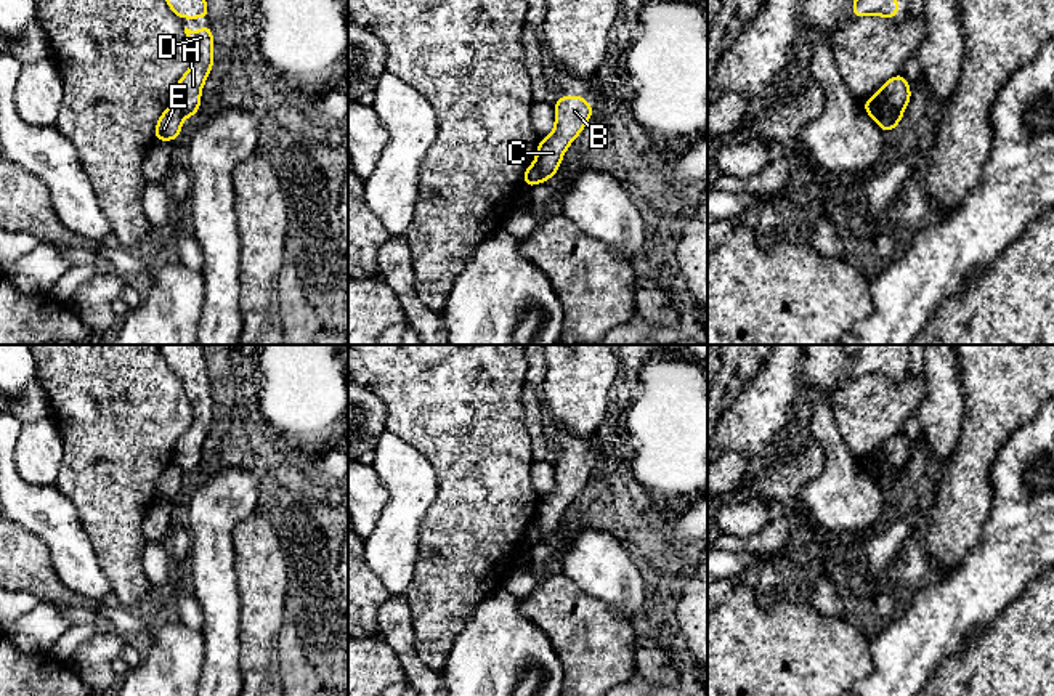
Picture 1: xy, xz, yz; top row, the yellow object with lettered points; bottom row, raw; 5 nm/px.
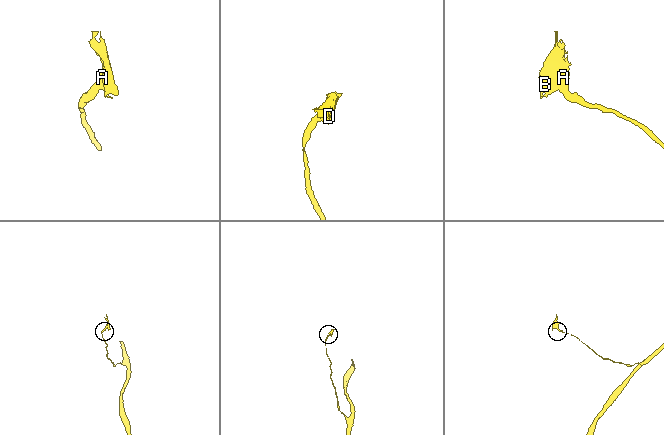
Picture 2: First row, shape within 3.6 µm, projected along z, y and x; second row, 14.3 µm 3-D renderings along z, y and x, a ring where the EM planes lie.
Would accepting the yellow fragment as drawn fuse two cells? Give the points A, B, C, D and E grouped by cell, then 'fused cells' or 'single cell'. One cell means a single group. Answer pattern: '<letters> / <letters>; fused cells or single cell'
A B C D / E; fused cells

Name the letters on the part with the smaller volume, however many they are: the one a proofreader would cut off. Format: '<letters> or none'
A, B, C, D

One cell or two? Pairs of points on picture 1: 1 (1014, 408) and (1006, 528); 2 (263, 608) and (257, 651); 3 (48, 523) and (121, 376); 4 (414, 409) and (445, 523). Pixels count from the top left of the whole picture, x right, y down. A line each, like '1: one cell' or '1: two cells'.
1: two cells
2: one cell
3: two cells
4: one cell

